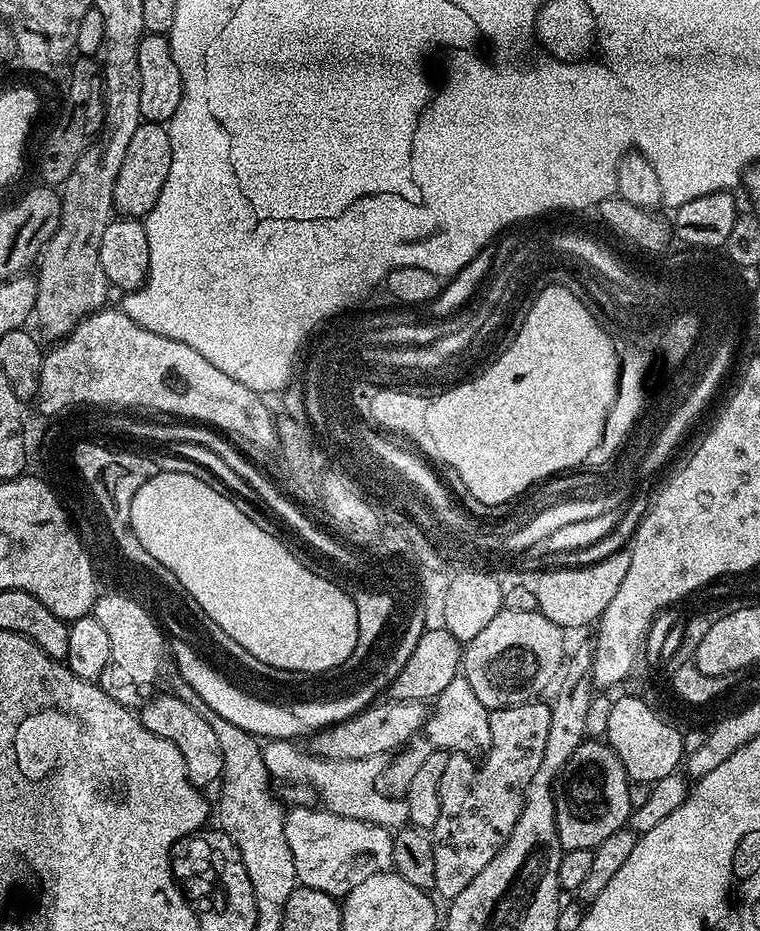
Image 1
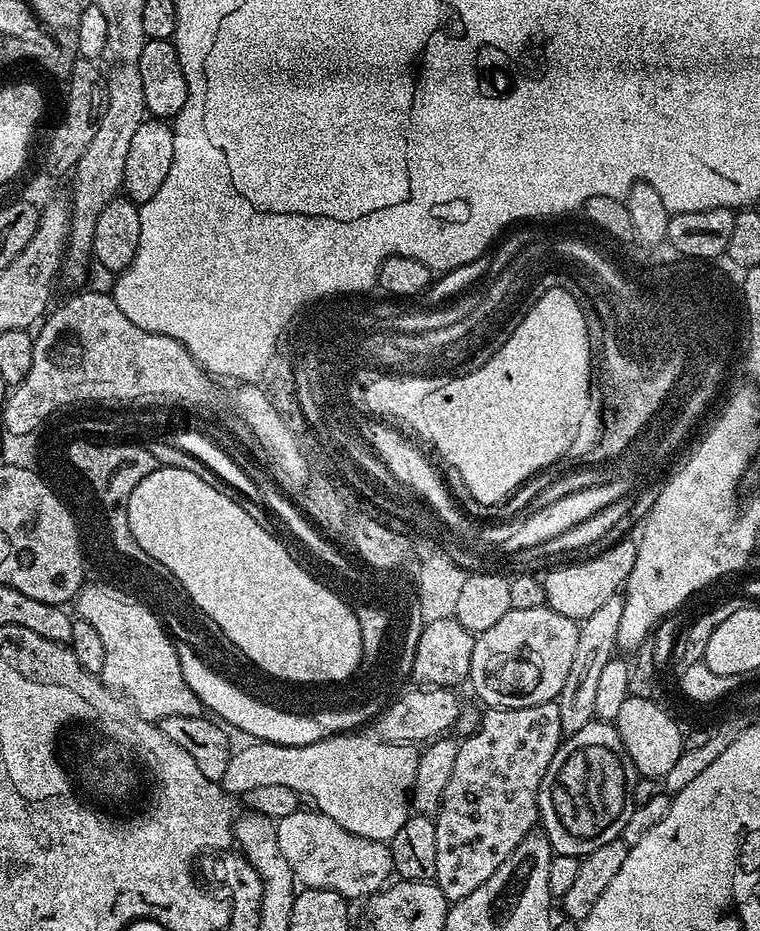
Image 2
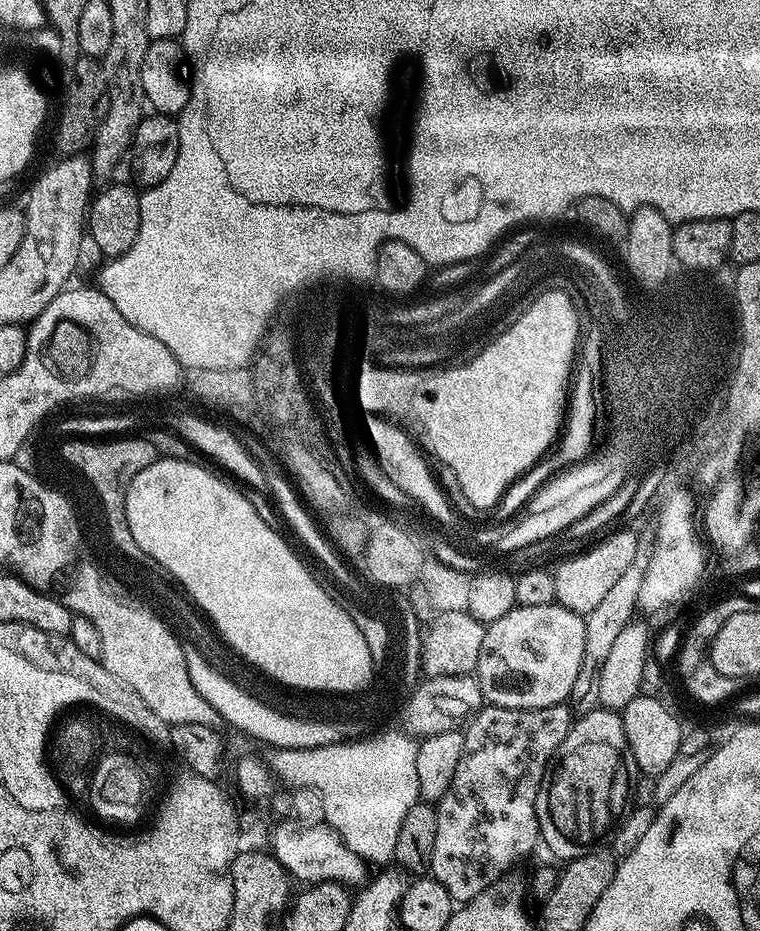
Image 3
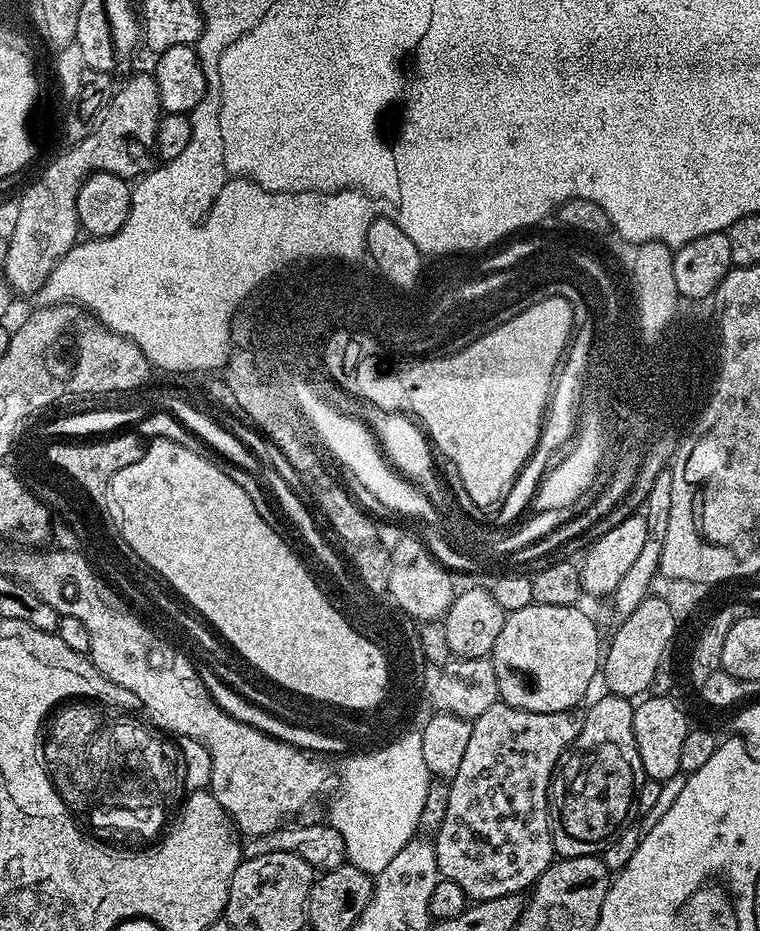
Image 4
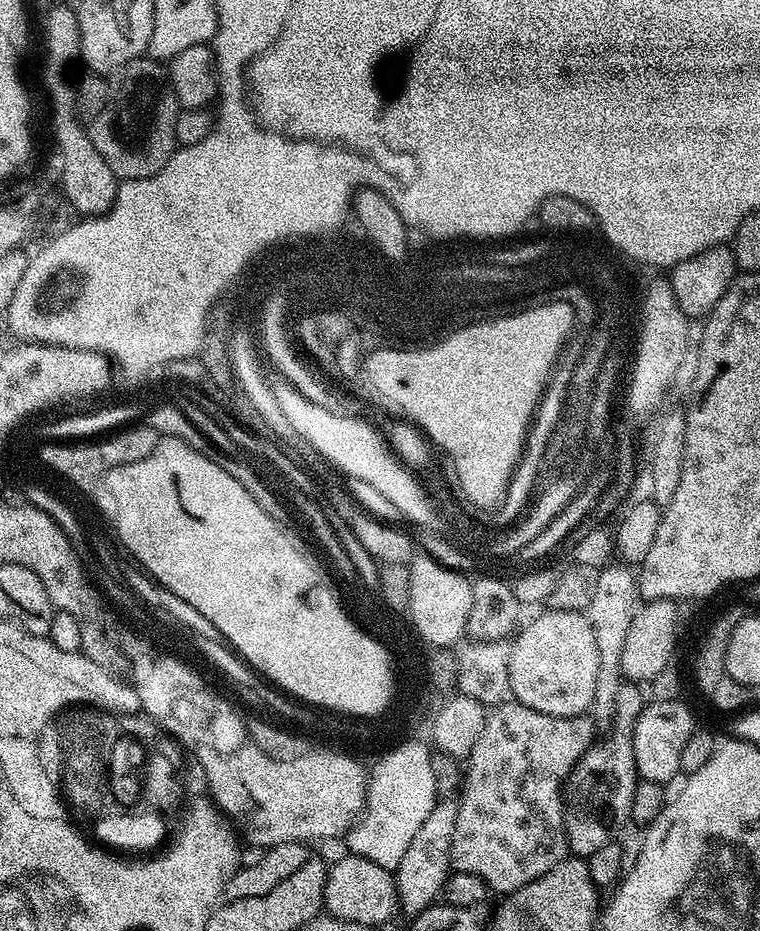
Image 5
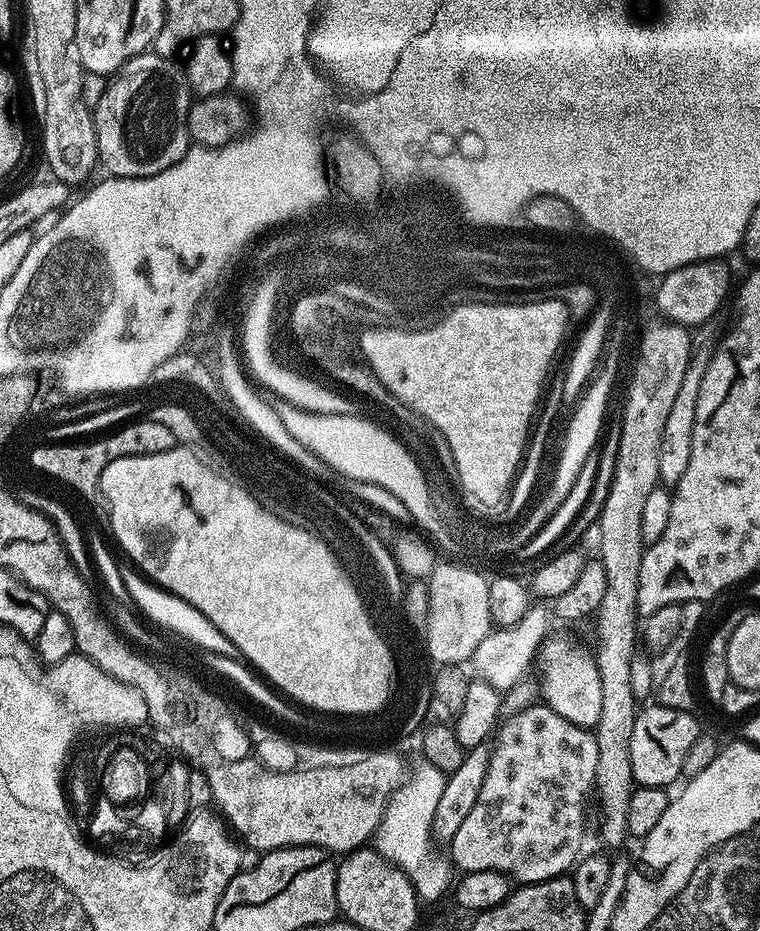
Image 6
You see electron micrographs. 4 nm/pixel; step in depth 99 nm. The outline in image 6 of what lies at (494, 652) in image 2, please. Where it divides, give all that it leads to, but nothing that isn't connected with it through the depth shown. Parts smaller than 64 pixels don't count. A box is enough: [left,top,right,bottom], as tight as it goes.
[538,634,602,729]

